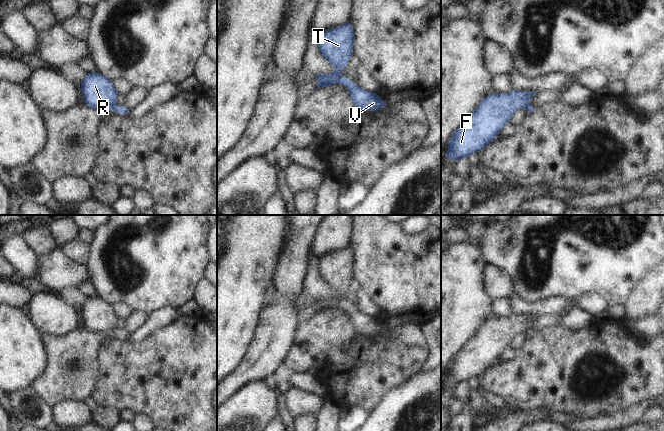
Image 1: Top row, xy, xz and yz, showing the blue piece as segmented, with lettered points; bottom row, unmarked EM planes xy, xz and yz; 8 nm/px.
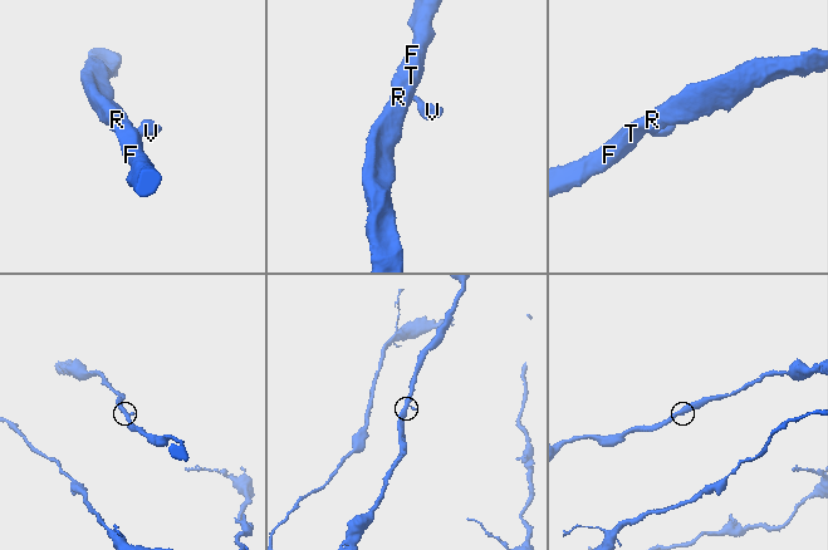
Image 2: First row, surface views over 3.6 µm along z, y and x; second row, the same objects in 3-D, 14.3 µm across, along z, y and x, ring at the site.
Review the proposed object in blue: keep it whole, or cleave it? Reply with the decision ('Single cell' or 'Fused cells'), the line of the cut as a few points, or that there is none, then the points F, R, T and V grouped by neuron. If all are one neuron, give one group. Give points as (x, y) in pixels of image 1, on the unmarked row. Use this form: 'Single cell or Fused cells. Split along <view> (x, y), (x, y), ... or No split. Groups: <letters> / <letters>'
Fused cells. Split along xz (343, 301), (337, 306). Groups: F R T / V

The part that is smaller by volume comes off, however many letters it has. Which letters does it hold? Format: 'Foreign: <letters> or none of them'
Foreign: V

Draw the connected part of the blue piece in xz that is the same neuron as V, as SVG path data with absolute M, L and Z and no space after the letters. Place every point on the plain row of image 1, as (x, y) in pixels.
M343 301L338 307L348 313L354 329L361 334L376 335L386 330L386 326L376 317L362 313L348 301Z

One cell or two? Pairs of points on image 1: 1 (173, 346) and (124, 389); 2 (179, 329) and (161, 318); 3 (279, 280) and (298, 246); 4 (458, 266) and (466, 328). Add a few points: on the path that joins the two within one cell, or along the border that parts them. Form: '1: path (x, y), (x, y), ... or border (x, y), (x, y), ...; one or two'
1: path (161, 355), (136, 377); one
2: border (178, 318), (169, 324), (154, 329), (149, 334); two
3: path (287, 272), (292, 266), (296, 254); one
4: path (461, 281), (465, 294), (465, 313); one

